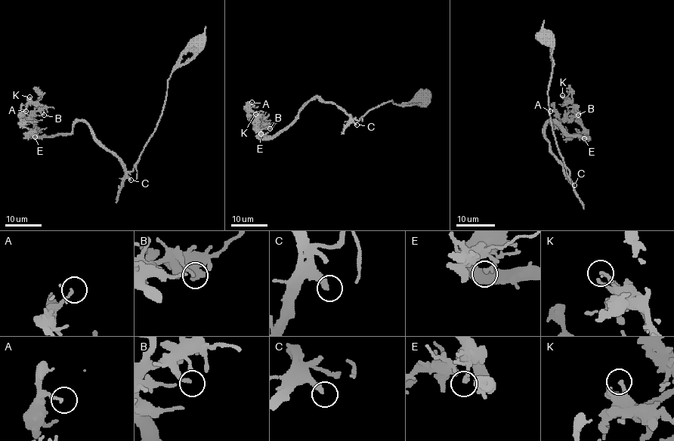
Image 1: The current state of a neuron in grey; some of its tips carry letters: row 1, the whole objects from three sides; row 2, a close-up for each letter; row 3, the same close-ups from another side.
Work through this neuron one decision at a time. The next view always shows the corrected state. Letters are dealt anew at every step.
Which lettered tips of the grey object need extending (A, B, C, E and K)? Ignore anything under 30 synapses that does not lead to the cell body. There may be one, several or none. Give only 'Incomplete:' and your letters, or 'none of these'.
Incomplete: C

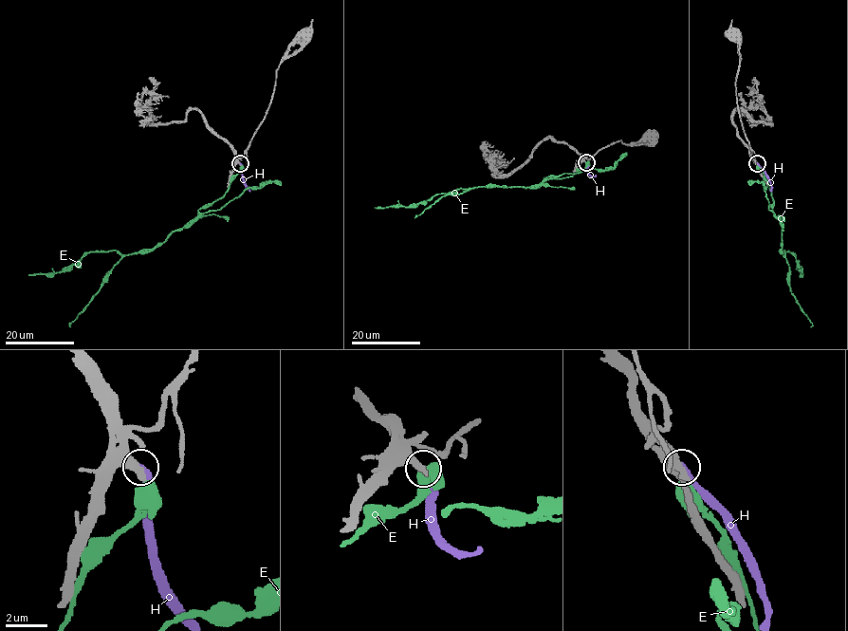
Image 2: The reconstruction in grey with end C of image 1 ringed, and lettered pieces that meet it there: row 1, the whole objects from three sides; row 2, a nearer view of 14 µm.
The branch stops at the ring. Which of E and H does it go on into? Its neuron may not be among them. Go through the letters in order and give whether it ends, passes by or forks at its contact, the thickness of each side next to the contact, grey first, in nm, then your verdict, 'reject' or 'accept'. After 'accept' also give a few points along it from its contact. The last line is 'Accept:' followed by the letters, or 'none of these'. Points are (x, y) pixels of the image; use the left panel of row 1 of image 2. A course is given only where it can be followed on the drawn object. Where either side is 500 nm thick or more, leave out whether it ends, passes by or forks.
E: 320 nm thick on the grey side, 650 nm on the other; reject
H: it ends there; 400 nm thick on the grey side, 280 nm on the other; accept; it runs (241, 163), (242, 178), (249, 191)
Accept: H

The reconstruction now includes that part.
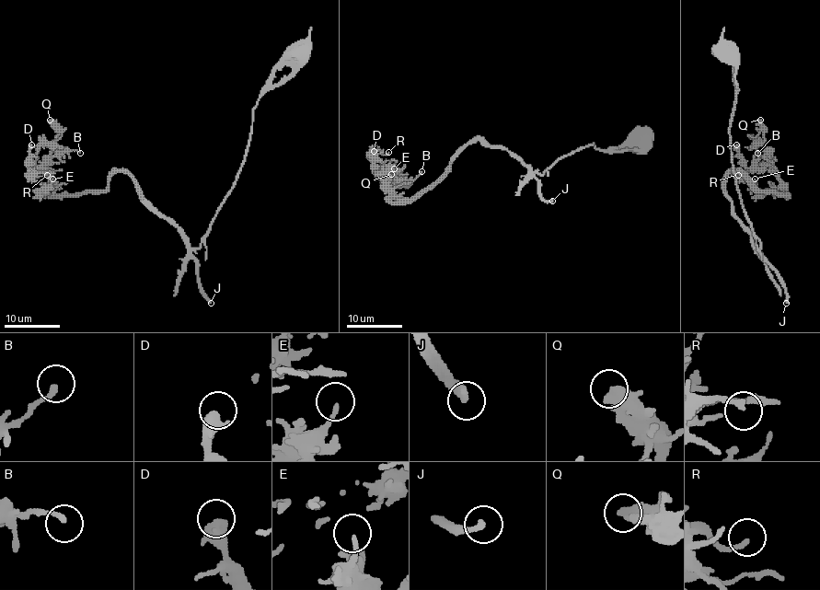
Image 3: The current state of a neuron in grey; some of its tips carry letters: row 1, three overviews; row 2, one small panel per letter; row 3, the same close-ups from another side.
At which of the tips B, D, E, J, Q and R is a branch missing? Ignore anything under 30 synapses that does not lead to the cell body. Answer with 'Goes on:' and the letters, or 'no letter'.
Goes on: J

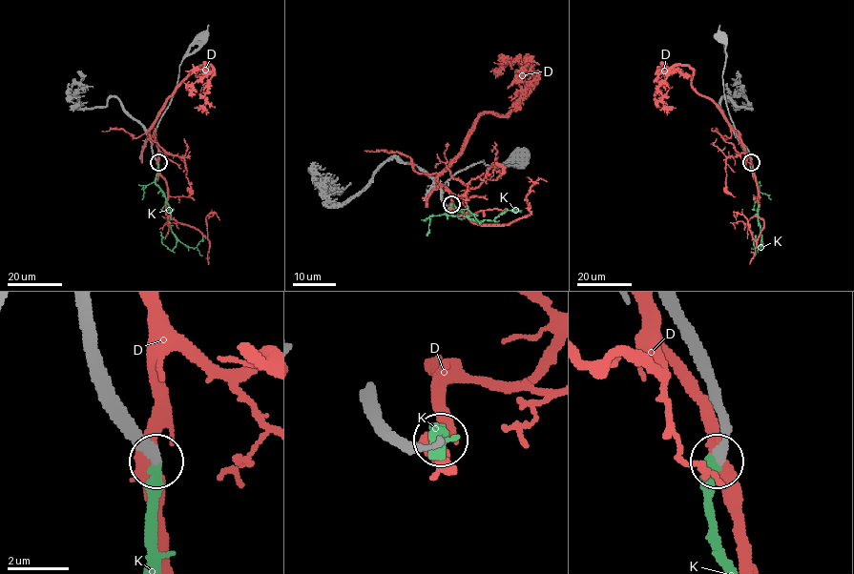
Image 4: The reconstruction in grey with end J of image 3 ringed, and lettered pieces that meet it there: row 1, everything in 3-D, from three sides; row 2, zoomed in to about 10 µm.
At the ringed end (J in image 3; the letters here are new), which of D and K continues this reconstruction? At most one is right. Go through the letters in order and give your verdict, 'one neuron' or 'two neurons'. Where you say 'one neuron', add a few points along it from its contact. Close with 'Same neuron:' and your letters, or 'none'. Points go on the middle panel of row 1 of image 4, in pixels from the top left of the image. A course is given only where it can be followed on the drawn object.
D: two neurons
K: one neuron; course (451, 205), (447, 213), (469, 215), (469, 218), (479, 223), (467, 209), (457, 210), (454, 205)
Same neuron: K

